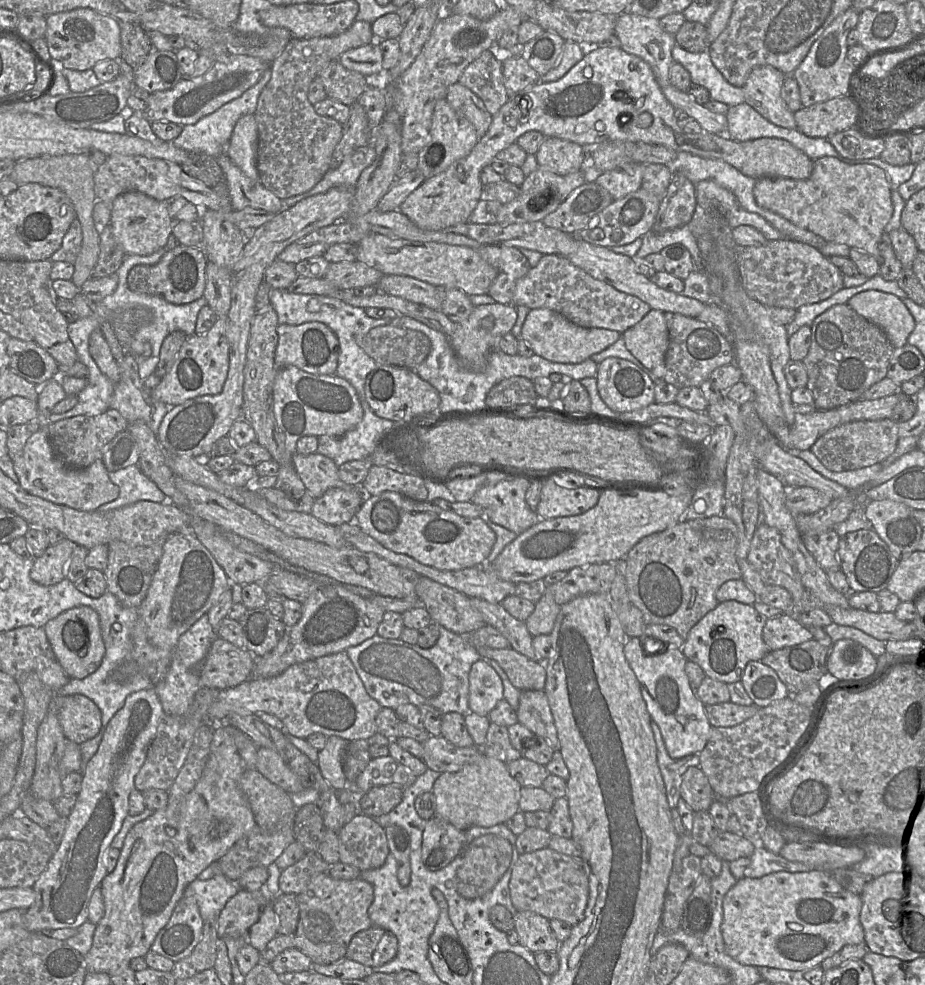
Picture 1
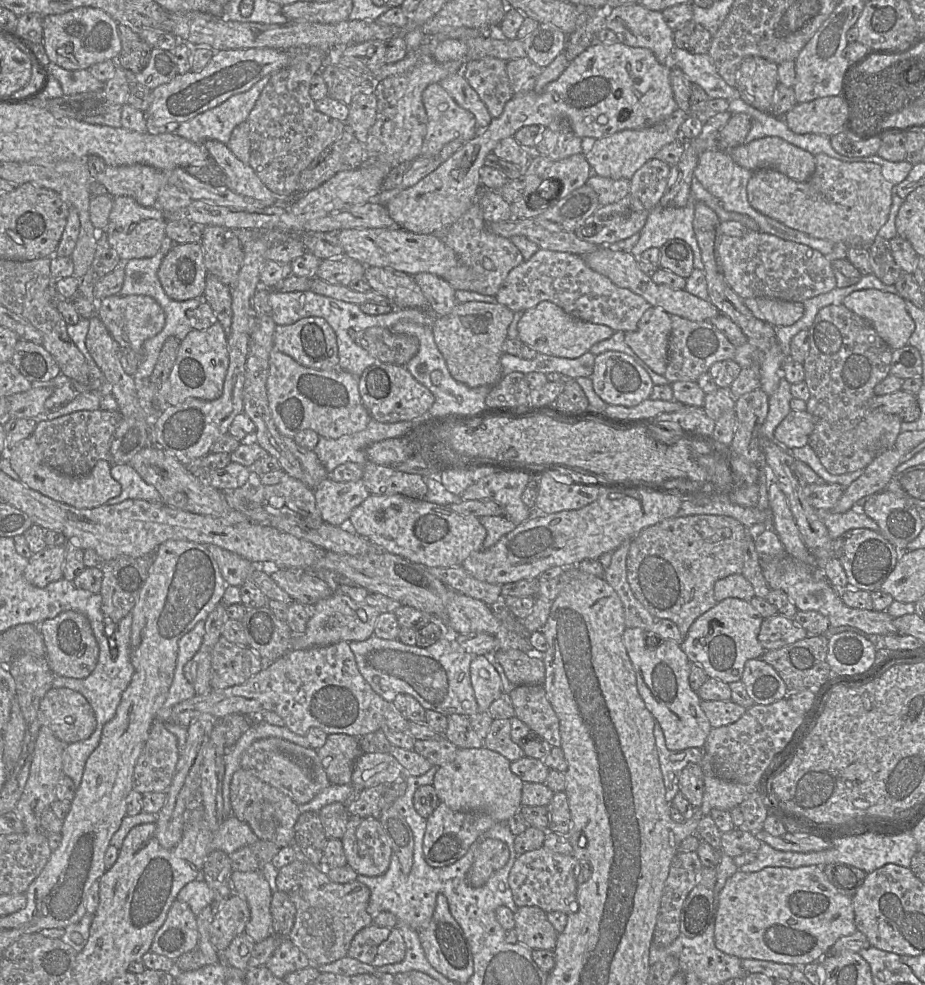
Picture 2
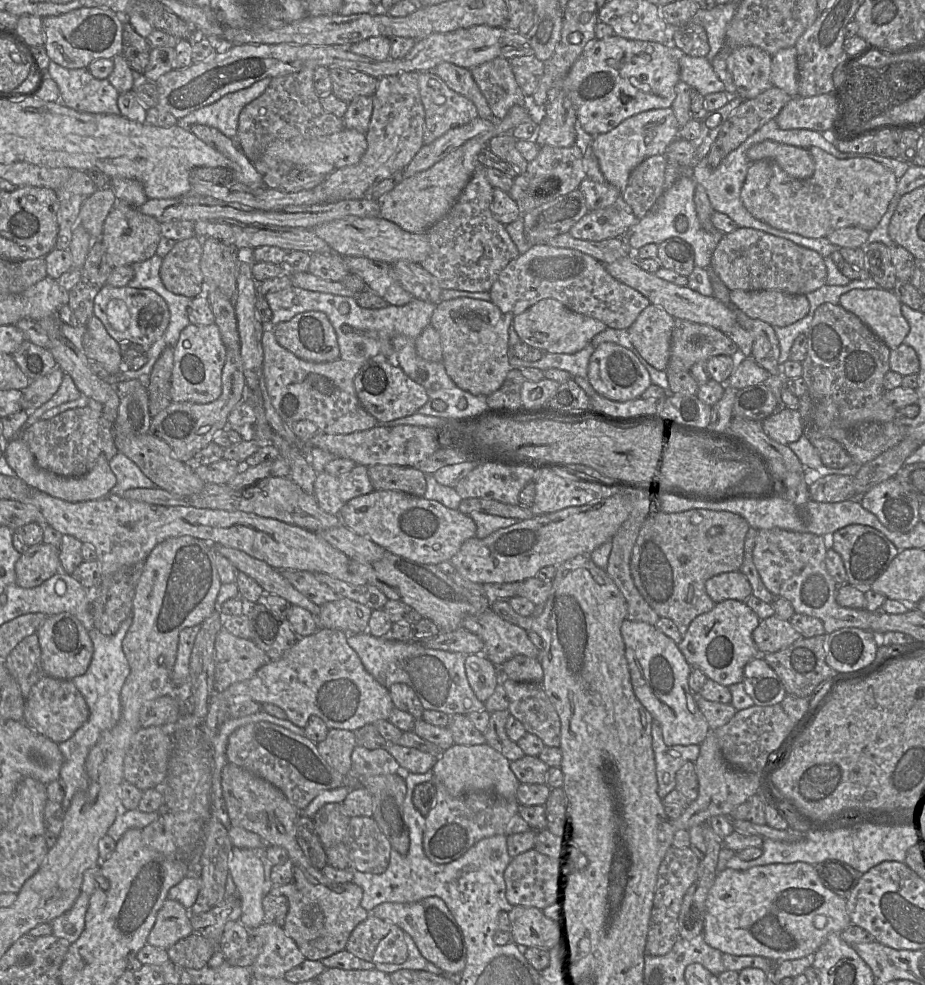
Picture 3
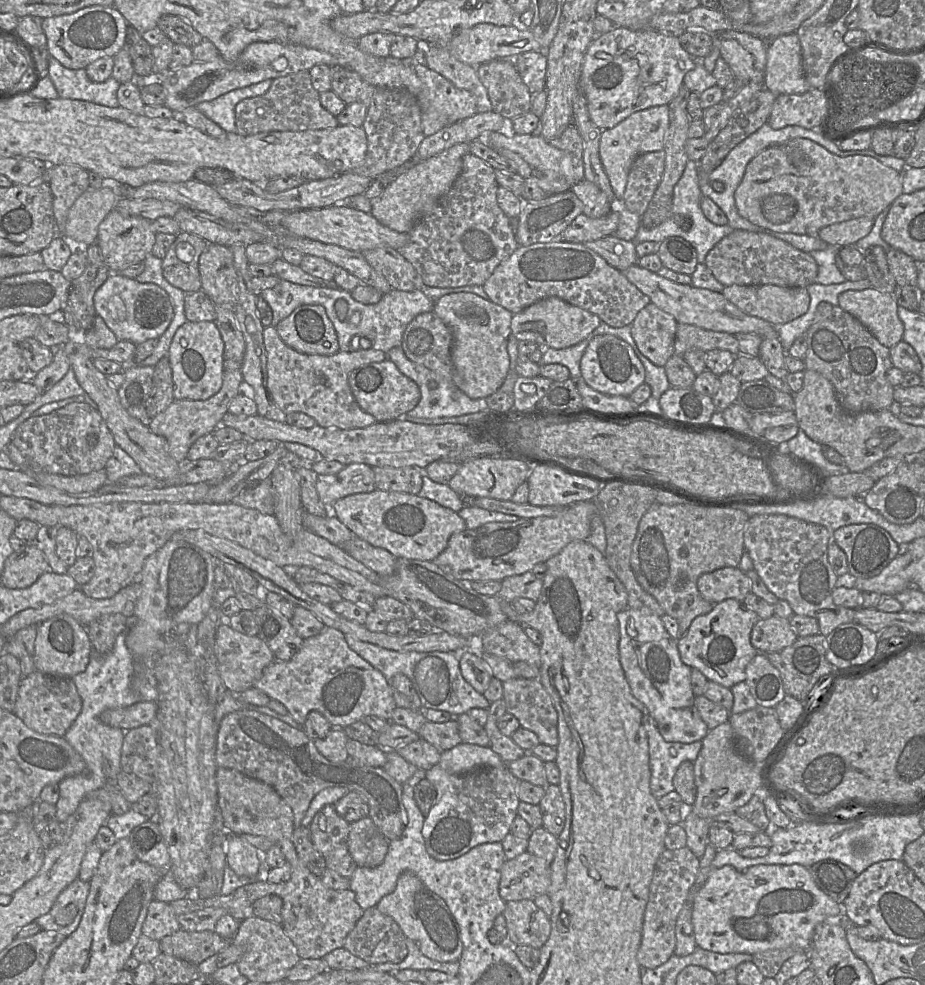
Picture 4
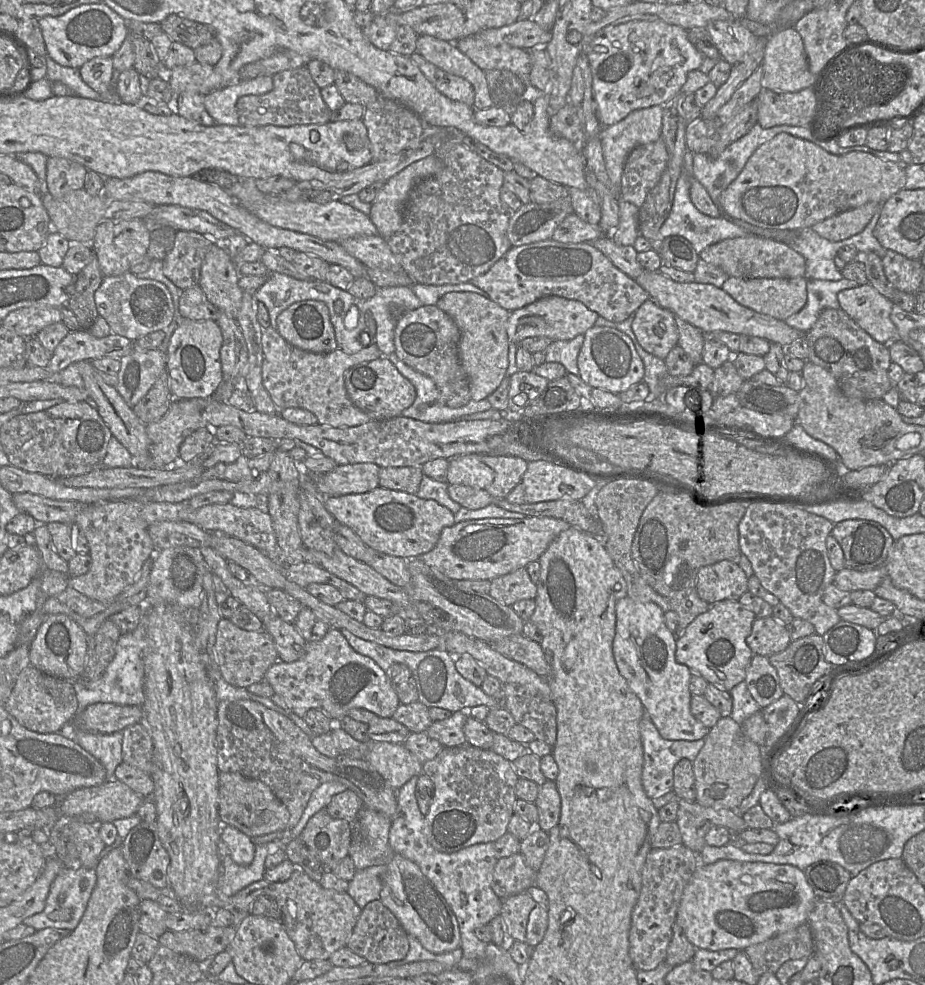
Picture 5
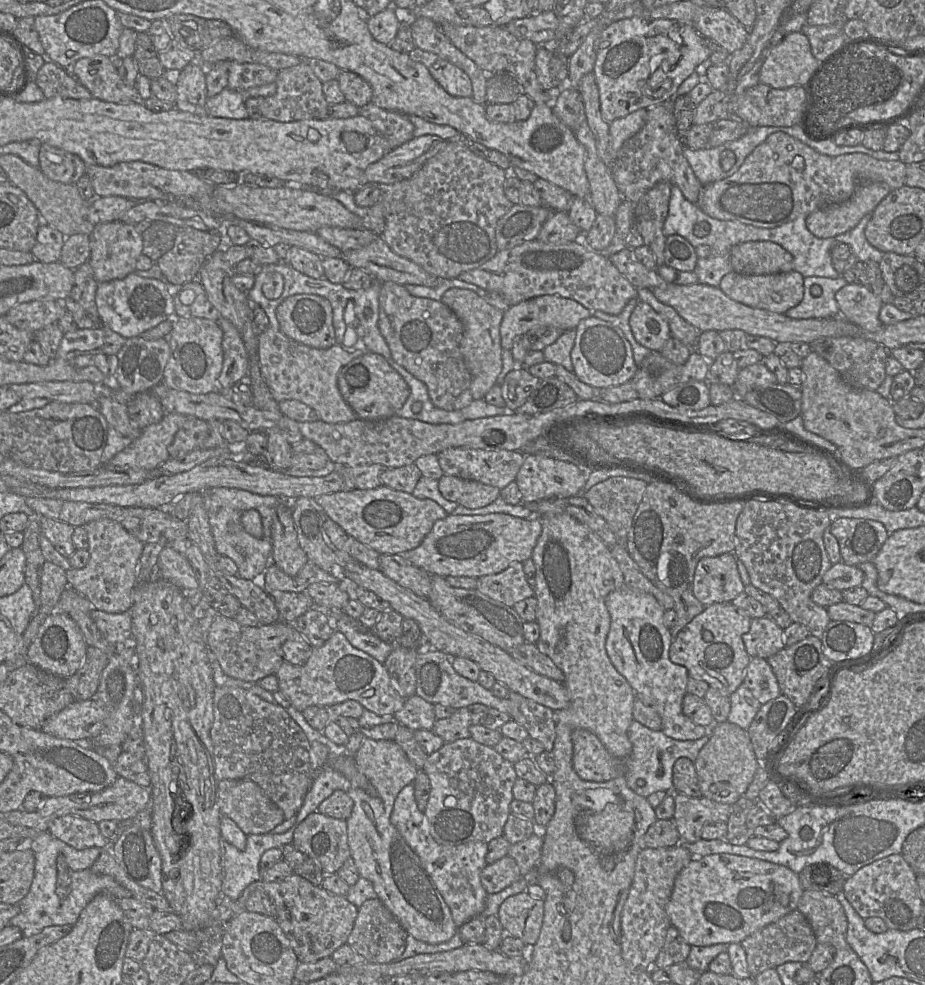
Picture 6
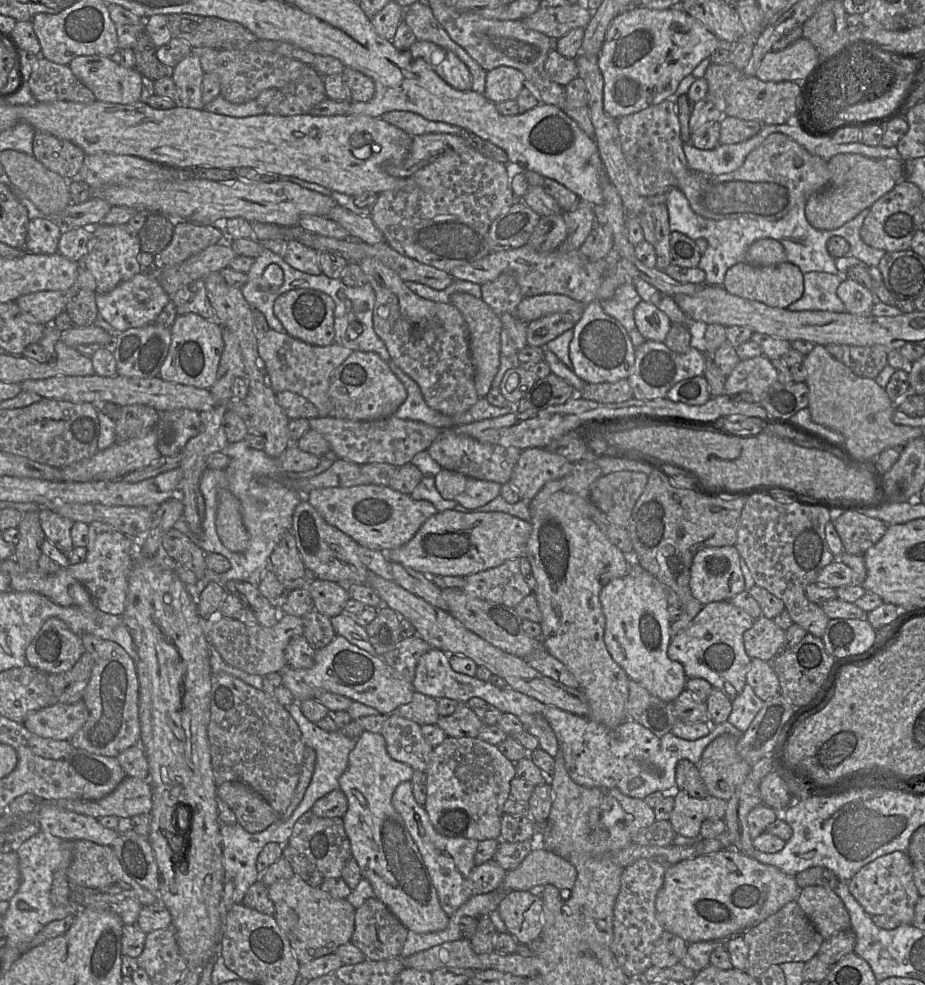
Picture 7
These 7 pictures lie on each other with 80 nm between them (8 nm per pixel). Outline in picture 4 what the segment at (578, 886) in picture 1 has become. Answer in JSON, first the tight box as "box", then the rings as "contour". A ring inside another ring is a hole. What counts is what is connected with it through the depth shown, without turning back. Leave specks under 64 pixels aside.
{"box":[499,851,550,902],"contour":[[[525,851],[502,865],[499,894],[505,902],[533,901],[538,895],[547,893],[550,883],[550,863]]]}

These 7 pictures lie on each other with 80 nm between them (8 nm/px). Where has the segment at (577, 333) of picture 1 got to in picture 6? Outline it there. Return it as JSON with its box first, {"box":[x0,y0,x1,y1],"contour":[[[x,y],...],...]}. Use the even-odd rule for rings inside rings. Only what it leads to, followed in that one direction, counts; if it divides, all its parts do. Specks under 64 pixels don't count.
{"box":[500,295,594,351],"contour":[[[543,295],[522,301],[504,312],[500,326],[502,349],[511,351],[515,339],[526,334],[535,326],[554,326],[563,331],[573,330],[580,321],[594,316],[594,312],[573,299],[564,298],[559,295]]]}

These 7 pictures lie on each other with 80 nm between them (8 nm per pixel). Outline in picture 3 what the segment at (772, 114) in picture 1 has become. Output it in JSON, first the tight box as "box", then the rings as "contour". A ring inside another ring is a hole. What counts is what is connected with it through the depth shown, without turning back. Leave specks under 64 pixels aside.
{"box":[727,46,772,100],"contour":[[[741,46],[727,57],[735,93],[743,100],[757,97],[771,88],[772,56],[756,46]]]}

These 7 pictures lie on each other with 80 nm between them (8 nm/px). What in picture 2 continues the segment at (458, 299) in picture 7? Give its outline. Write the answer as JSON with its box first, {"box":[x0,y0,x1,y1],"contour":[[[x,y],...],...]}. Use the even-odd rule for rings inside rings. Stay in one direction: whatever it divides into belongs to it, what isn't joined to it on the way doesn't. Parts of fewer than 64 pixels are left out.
{"box":[432,303,514,388],"contour":[[[458,303],[450,314],[438,316],[432,325],[435,342],[451,376],[470,388],[495,386],[502,379],[501,356],[514,312],[499,303]]]}

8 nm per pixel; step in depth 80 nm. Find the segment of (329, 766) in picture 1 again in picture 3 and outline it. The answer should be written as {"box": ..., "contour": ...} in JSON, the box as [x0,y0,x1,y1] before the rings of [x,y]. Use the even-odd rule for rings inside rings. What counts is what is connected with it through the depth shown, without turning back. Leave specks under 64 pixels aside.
{"box":[316,729,356,774],"contour":[[[329,729],[326,739],[316,743],[321,756],[341,774],[351,771],[351,754],[356,745],[354,732],[345,729]]]}

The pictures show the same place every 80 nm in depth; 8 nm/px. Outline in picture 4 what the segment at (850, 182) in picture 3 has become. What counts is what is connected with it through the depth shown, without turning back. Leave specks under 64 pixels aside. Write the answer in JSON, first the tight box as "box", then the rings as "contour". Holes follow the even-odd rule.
{"box":[734,138,902,235],"contour":[[[795,138],[781,145],[768,147],[756,155],[746,166],[734,197],[740,216],[755,225],[782,233],[817,235],[820,229],[835,223],[860,217],[875,219],[902,193],[902,173],[877,159],[864,155],[840,157],[809,139]],[[795,152],[806,157],[806,165],[795,166],[792,163]]]}

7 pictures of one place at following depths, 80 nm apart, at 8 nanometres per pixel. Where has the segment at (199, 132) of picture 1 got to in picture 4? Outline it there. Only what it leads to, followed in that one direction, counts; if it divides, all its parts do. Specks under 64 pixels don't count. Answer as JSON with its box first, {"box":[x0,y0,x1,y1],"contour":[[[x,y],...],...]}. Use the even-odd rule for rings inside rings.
{"box":[196,79,273,133],"contour":[[[265,79],[259,83],[227,92],[218,98],[198,104],[196,107],[207,118],[219,125],[226,133],[234,133],[235,107],[246,98],[261,96],[268,91],[273,79]]]}

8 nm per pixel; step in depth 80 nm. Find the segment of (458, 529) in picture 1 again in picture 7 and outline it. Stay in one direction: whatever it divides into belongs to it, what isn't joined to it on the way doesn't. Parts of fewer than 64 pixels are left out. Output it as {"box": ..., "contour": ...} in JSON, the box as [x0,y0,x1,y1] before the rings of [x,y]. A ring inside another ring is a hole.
{"box":[305,486,438,554],"contour":[[[389,486],[319,488],[310,491],[305,499],[328,524],[350,536],[358,545],[379,550],[383,554],[406,544],[427,519],[438,513],[431,502],[414,500],[410,495]]]}

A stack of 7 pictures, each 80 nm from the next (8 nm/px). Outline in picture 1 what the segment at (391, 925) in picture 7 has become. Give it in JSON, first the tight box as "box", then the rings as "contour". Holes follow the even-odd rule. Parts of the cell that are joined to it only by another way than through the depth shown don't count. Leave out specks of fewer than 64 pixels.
{"box":[346,926,398,967],"contour":[[[371,926],[356,933],[346,950],[346,957],[368,967],[390,962],[398,951],[396,936],[380,927]]]}

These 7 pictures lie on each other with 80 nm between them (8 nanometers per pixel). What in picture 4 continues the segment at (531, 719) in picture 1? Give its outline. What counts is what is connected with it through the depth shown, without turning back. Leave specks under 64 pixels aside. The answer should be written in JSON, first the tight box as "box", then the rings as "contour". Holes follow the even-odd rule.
{"box":[503,678,558,747],"contour":[[[513,678],[503,682],[506,712],[515,716],[520,727],[533,731],[540,743],[556,747],[558,714],[539,679]]]}

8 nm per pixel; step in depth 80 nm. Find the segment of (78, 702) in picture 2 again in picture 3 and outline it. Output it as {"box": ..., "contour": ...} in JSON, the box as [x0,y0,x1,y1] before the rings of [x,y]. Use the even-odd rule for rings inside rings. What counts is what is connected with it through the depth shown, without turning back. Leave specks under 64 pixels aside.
{"box":[22,675,89,744],"contour":[[[45,675],[31,688],[25,699],[22,721],[37,733],[60,744],[71,738],[88,718],[89,708],[85,698],[72,681]]]}

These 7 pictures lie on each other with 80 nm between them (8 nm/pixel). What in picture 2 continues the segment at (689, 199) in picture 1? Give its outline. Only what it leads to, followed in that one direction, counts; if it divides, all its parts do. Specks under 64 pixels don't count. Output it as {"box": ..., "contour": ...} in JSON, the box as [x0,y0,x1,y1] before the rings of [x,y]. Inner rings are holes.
{"box":[659,111,731,207],"contour":[[[730,111],[716,113],[708,118],[702,126],[698,137],[683,140],[685,151],[681,160],[671,167],[668,184],[659,204],[662,207],[684,207],[691,196],[691,185],[694,170],[700,156],[711,149],[717,148],[717,138],[731,116]]]}

